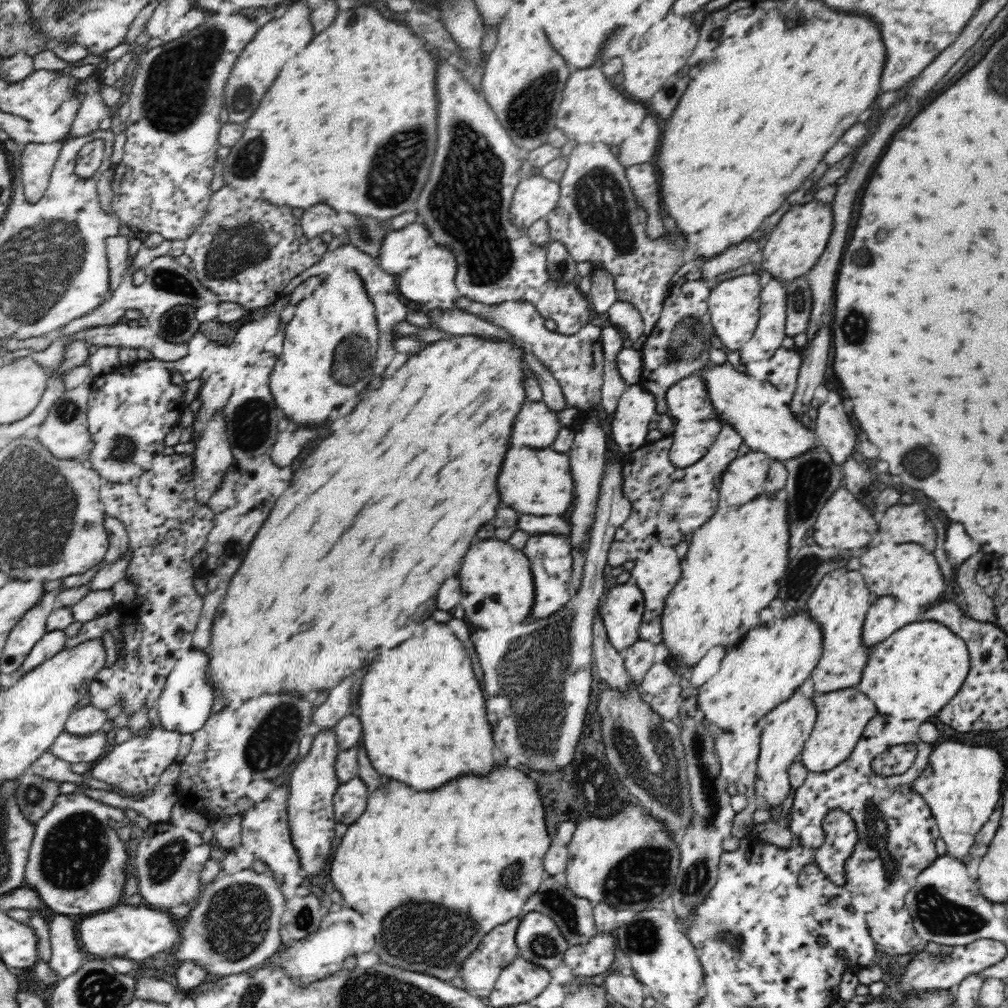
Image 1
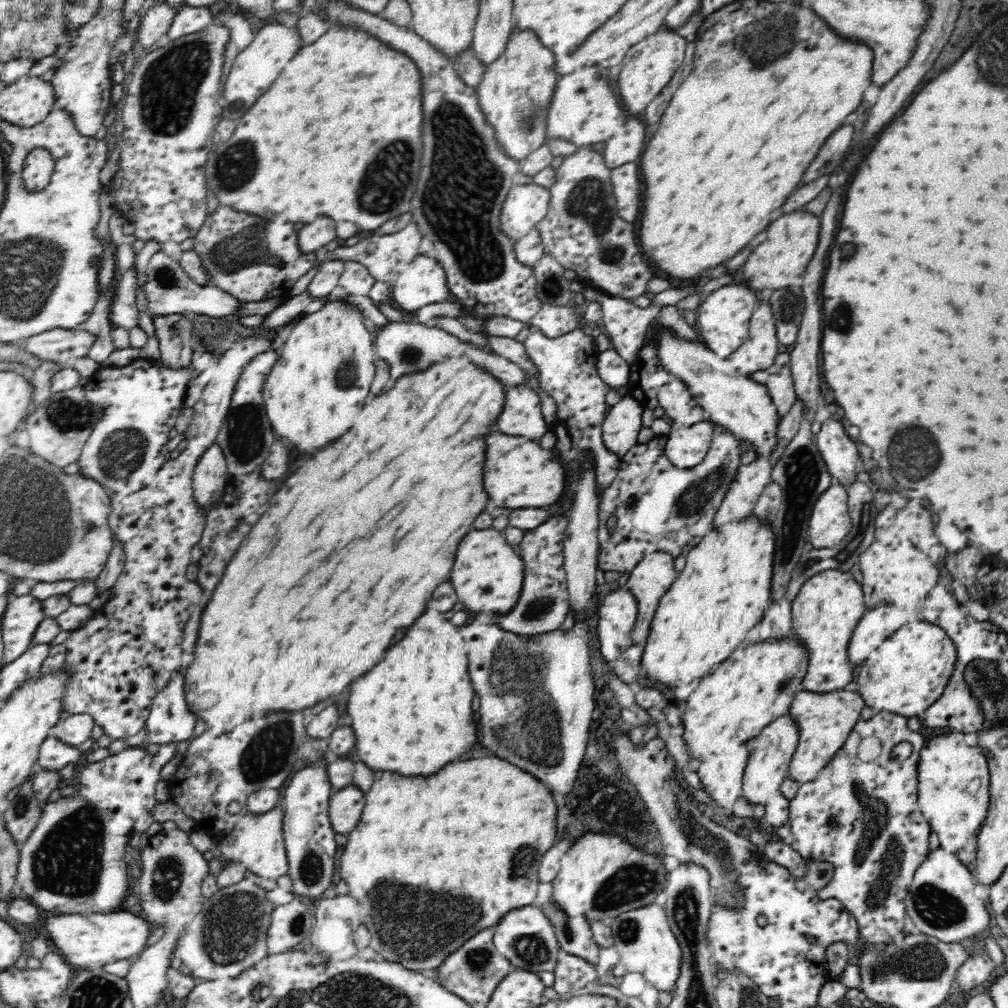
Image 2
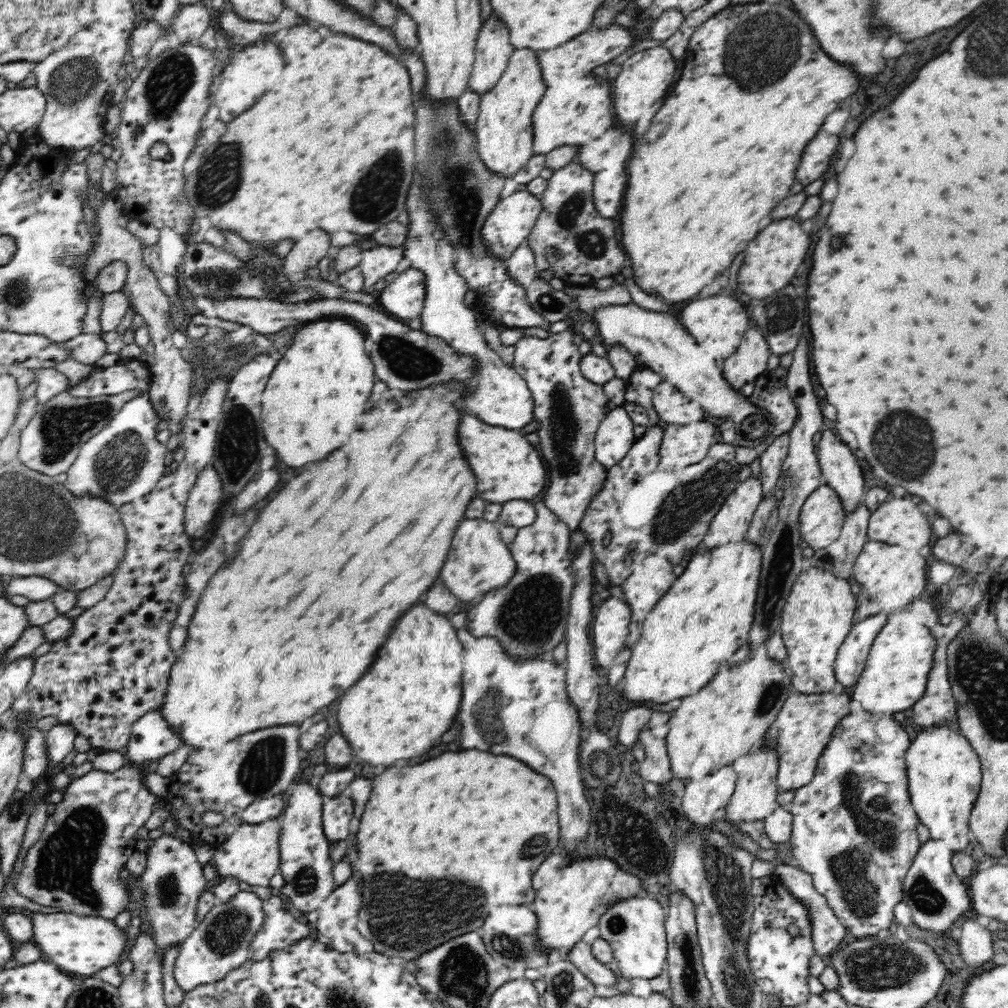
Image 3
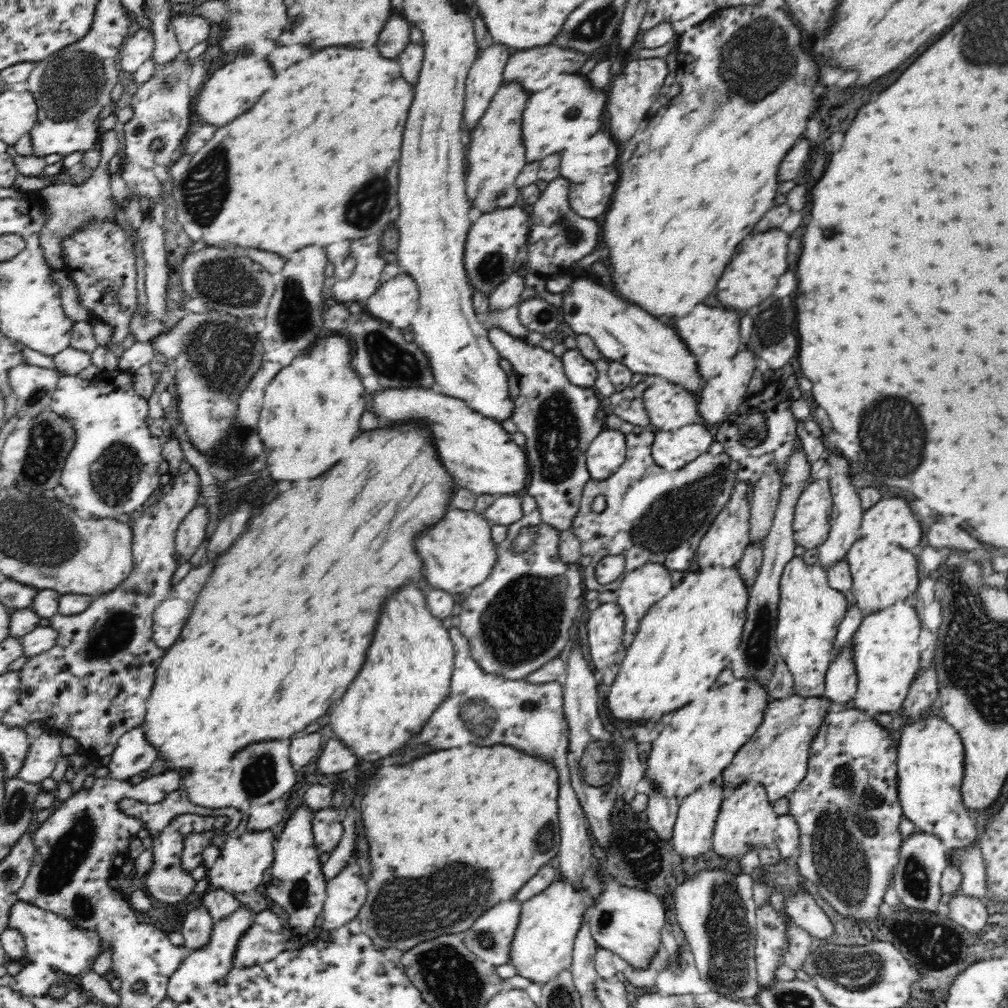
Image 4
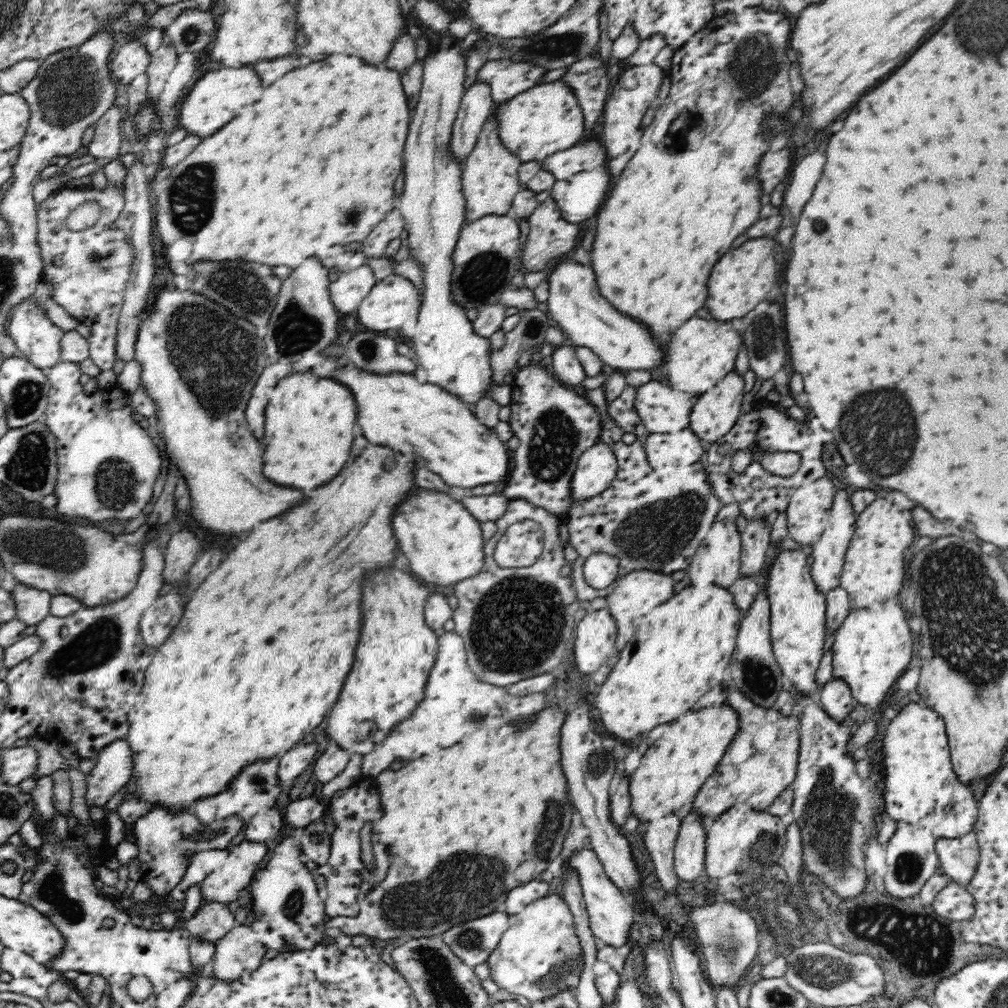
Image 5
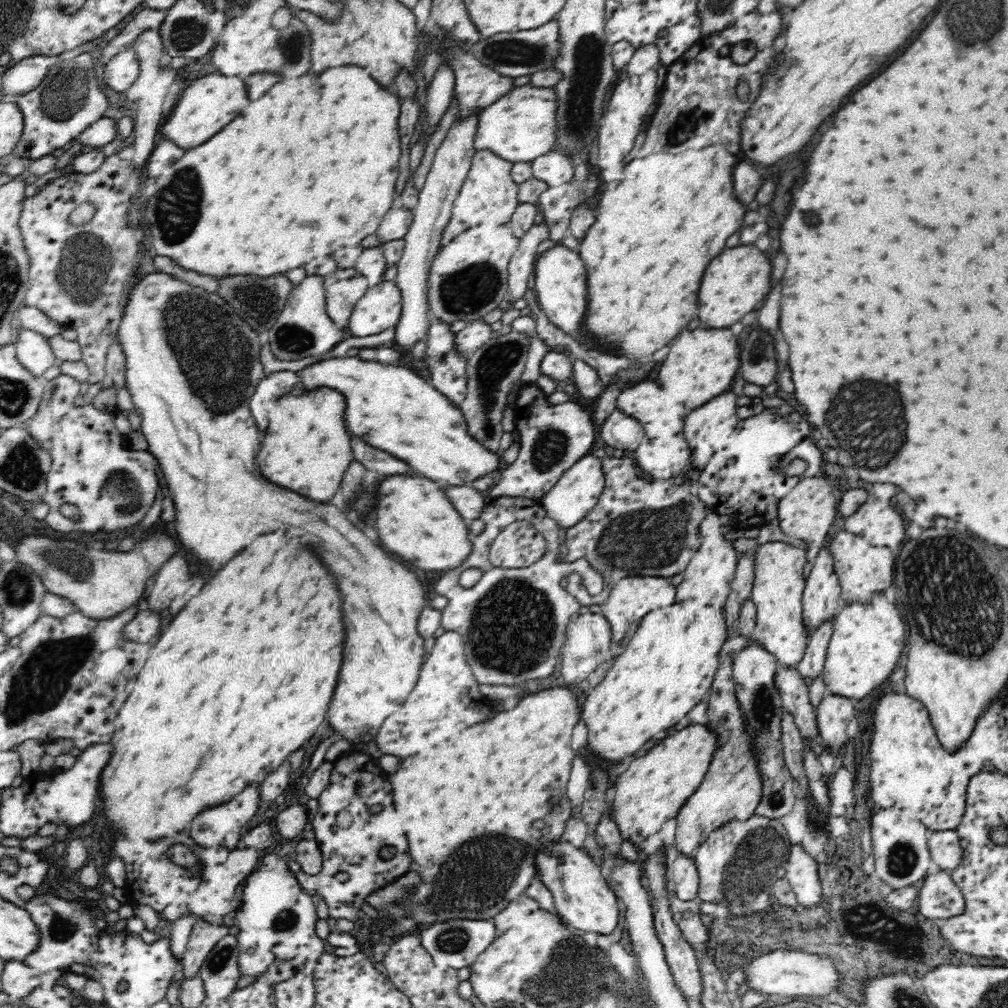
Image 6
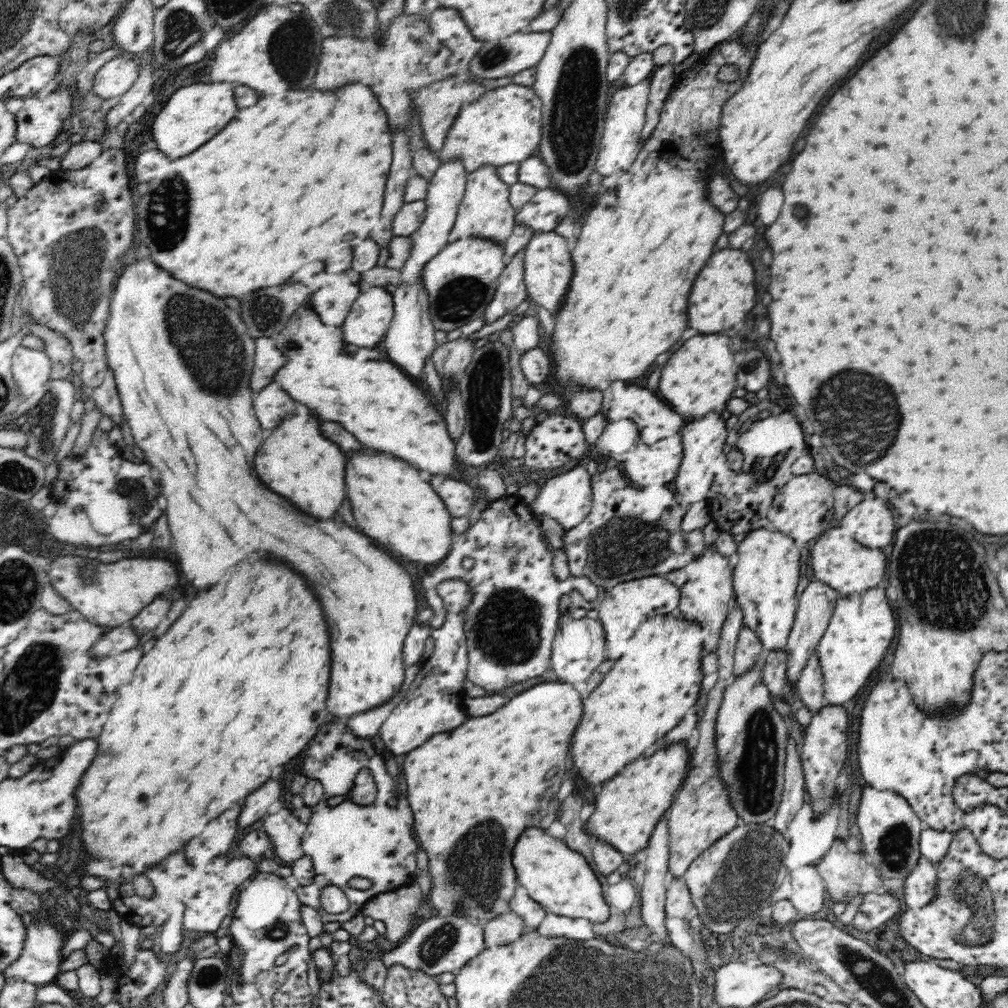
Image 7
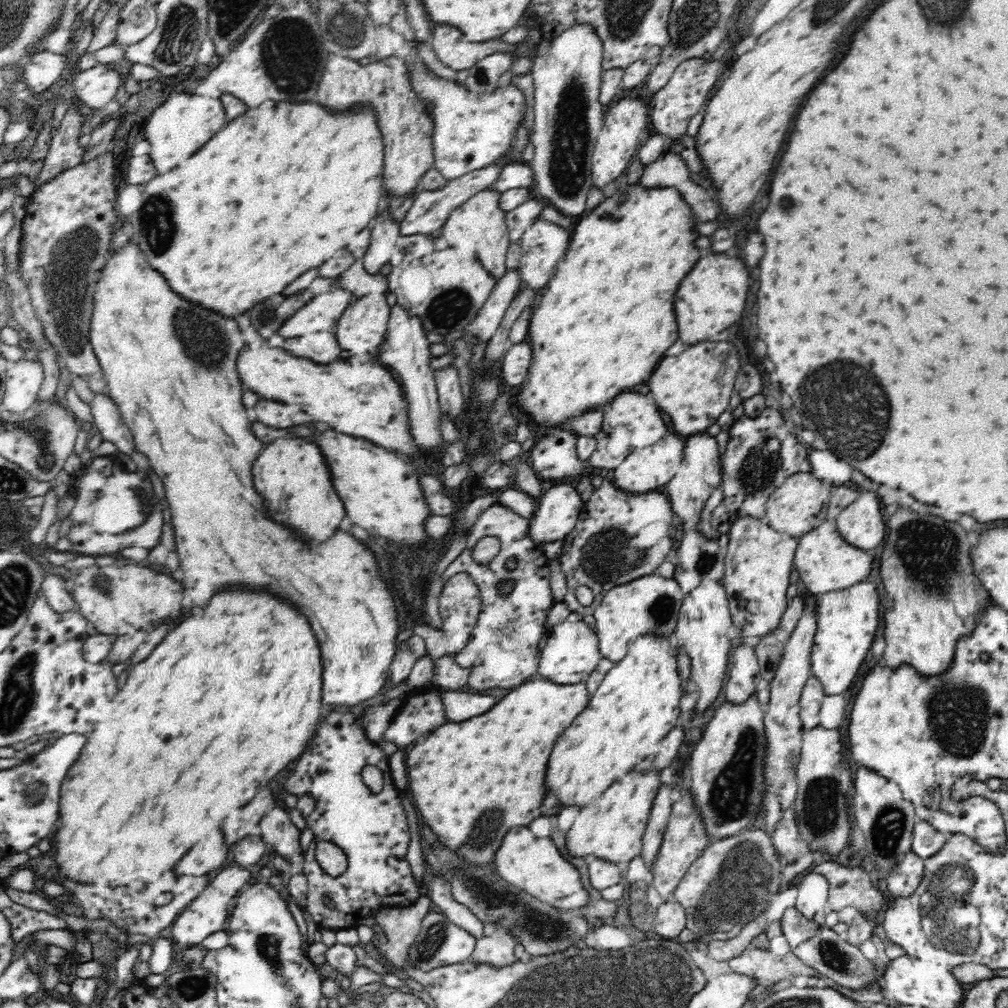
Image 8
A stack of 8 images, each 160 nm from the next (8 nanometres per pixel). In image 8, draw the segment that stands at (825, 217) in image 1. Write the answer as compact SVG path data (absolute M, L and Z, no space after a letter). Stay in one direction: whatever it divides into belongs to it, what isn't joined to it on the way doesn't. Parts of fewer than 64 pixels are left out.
M710 254L698 260L692 272L680 282L678 292L674 296L674 310L678 320L678 334L684 344L696 344L708 340L710 336L722 332L736 320L740 320L746 294L748 294L750 278L748 270L738 258L726 258L724 254Z

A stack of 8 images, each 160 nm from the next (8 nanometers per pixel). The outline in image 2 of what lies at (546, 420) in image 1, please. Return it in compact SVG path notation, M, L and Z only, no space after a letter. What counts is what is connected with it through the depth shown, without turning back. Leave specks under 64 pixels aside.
M522 384L504 386L506 400L502 412L496 416L496 428L506 434L518 434L530 440L543 442L550 437L552 426L546 426L540 396L534 389Z

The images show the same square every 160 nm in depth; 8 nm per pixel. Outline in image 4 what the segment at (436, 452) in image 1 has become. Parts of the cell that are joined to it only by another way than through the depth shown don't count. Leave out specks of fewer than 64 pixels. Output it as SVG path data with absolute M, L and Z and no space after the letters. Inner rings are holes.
M404 424L396 428L380 428L372 432L362 432L352 442L350 458L340 460L330 472L322 474L320 478L306 482L306 484L292 484L286 496L274 498L260 516L250 520L248 532L236 540L236 544L220 556L216 568L212 570L208 582L204 584L198 600L194 606L180 636L170 648L165 649L164 656L159 661L158 668L154 672L154 684L152 692L146 702L146 716L142 722L144 739L158 750L158 756L153 765L166 767L168 771L178 771L180 776L184 773L190 775L206 775L210 770L212 774L220 771L222 764L226 764L237 752L243 748L256 744L256 742L268 742L272 740L290 739L294 734L303 731L306 726L314 723L320 716L324 716L332 702L340 700L352 680L358 676L364 660L366 650L370 646L370 640L374 636L374 626L380 614L380 608L384 604L384 598L392 594L398 586L410 582L412 578L422 576L422 560L414 550L414 534L424 532L428 526L438 522L442 518L442 512L448 506L448 490L452 488L452 480L444 466L438 460L436 448L430 440L430 432L424 426L416 424ZM280 514L280 516L278 516ZM284 514L284 516L282 516ZM268 520L270 526L260 528ZM260 532L260 534L258 534Z

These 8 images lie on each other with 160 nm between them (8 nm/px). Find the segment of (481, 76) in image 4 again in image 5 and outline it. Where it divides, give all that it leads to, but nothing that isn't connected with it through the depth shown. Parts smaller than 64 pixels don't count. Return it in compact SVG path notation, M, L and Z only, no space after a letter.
M474 83L463 94L456 120L452 124L452 134L445 148L452 161L464 167L465 158L476 146L482 127L491 116L493 108L488 84Z

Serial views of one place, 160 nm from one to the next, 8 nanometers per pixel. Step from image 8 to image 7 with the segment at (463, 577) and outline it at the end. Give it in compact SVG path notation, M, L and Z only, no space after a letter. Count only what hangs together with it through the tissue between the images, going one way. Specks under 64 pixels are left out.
M452 578L444 580L437 591L444 603L445 616L442 626L430 628L430 636L434 639L432 655L420 665L416 680L412 682L400 704L390 712L377 734L382 745L394 755L406 754L422 746L434 734L450 732L450 728L466 722L466 714L462 710L462 698L466 695L462 691L462 680L467 676L468 668L465 622L469 615L471 586L461 578Z

